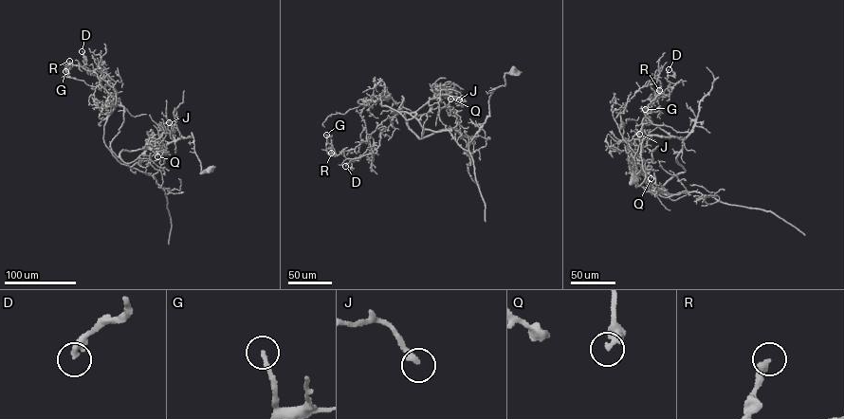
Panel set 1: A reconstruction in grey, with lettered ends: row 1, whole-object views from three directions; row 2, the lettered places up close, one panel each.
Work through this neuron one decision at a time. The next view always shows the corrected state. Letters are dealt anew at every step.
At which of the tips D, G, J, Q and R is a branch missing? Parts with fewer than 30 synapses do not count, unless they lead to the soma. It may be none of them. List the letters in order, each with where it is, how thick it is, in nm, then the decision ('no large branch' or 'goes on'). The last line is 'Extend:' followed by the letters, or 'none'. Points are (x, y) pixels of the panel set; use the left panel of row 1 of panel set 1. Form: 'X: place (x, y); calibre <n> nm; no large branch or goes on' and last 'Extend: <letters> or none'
D: place (82, 51); calibre 320 nm; no large branch
G: place (65, 71); calibre 160 nm; no large branch
J: place (169, 122); calibre 280 nm; no large branch
Q: place (157, 156); calibre 260 nm; no large branch
R: place (69, 61); calibre 320 nm; no large branch
Extend: none

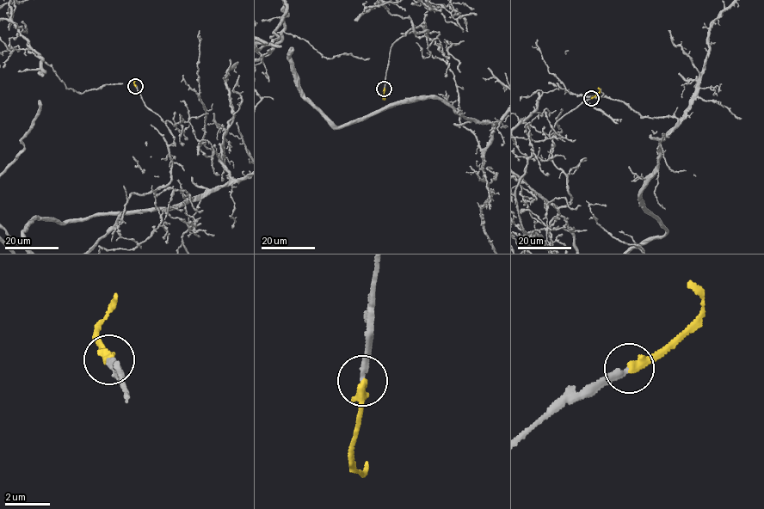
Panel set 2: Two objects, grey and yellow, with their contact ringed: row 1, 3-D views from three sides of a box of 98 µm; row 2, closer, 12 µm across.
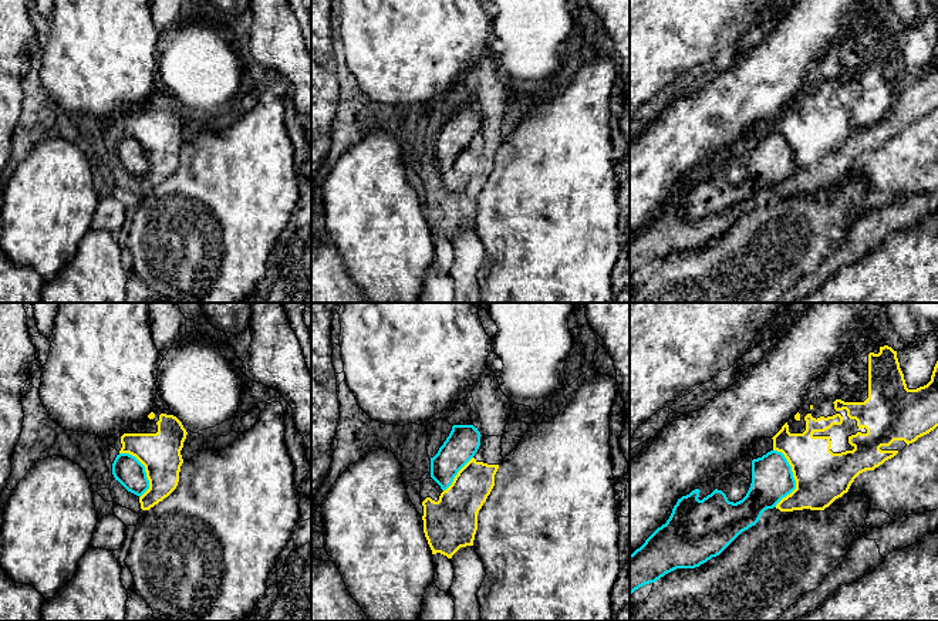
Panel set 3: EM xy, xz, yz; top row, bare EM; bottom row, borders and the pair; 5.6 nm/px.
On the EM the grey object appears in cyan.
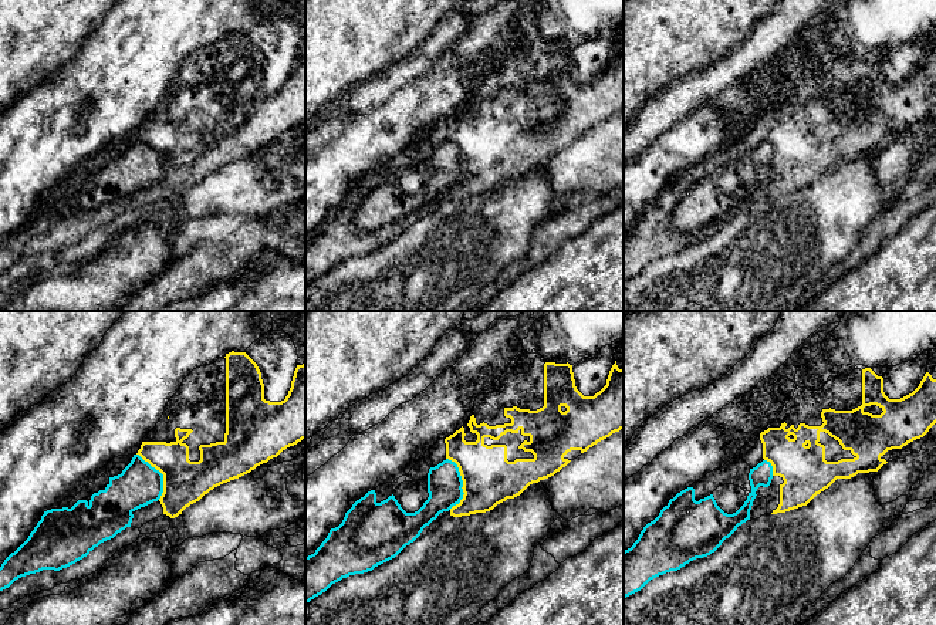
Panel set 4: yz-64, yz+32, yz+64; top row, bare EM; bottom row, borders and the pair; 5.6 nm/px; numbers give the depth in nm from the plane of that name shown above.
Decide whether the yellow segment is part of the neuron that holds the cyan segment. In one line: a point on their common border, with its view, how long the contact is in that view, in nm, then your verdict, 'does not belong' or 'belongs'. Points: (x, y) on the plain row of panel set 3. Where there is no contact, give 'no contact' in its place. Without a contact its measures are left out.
contact yz (792, 158); length 320 nm; belongs

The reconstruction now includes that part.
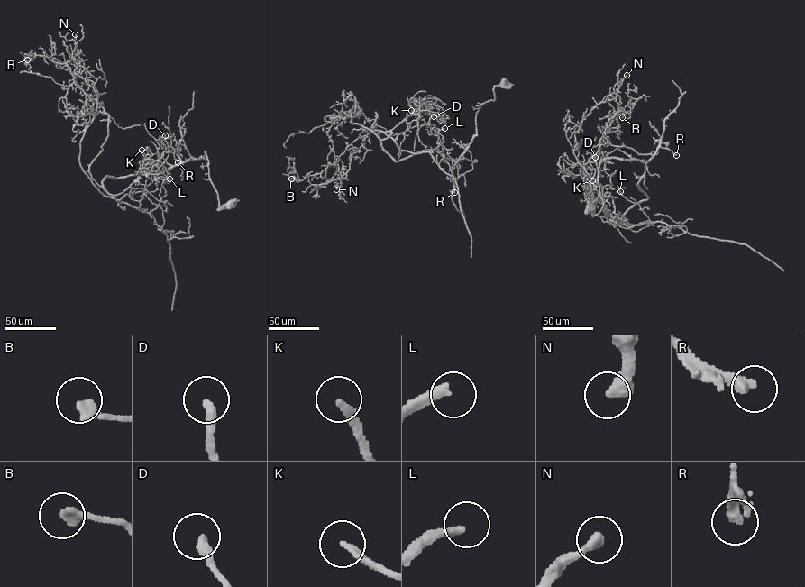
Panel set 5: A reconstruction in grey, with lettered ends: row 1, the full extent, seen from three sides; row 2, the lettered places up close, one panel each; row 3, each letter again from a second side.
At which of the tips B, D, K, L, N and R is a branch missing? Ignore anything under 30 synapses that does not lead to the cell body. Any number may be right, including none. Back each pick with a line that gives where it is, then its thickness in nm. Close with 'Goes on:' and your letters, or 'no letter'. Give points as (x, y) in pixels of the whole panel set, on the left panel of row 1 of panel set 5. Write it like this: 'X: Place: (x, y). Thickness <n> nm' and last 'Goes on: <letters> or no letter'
K: Place: (141, 150). Thickness 200 nm
L: Place: (169, 178). Thickness 280 nm
R: Place: (178, 162). Thickness 340 nm
Goes on: K, L, R

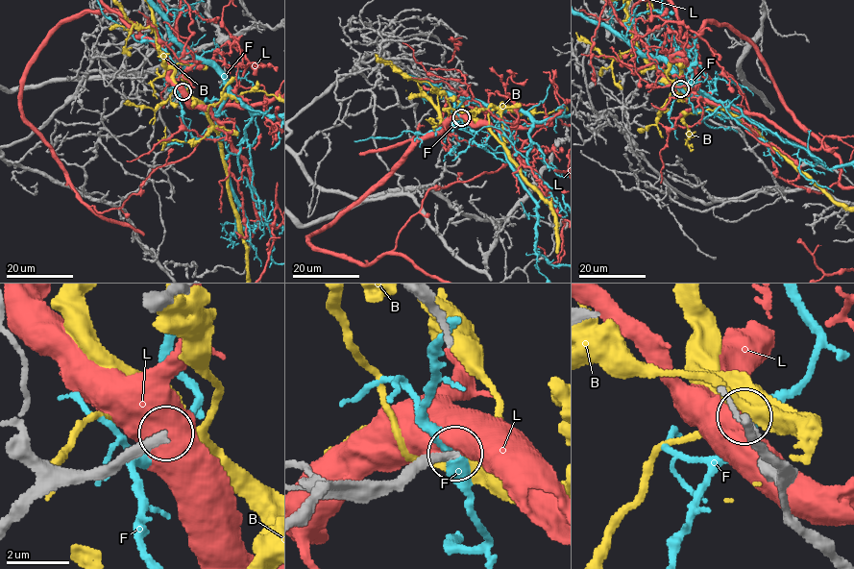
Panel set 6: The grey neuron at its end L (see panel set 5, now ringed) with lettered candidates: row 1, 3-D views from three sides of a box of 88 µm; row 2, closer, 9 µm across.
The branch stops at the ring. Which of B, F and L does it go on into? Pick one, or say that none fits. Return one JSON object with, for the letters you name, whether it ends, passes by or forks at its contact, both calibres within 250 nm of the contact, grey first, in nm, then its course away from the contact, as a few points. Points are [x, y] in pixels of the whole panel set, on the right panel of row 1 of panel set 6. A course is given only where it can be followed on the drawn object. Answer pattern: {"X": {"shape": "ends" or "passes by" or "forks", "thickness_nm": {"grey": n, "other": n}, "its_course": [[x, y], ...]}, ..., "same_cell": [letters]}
{"same_cell": []}

